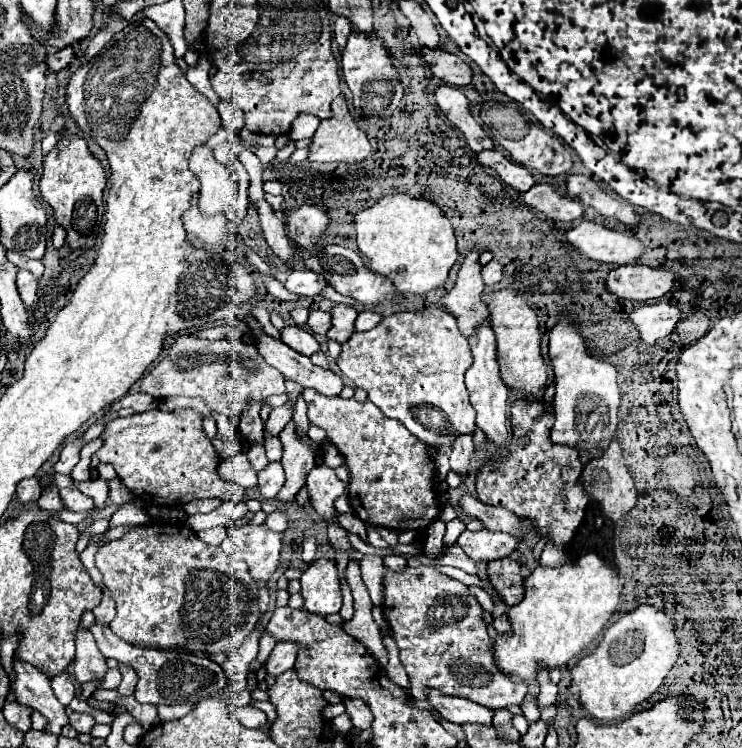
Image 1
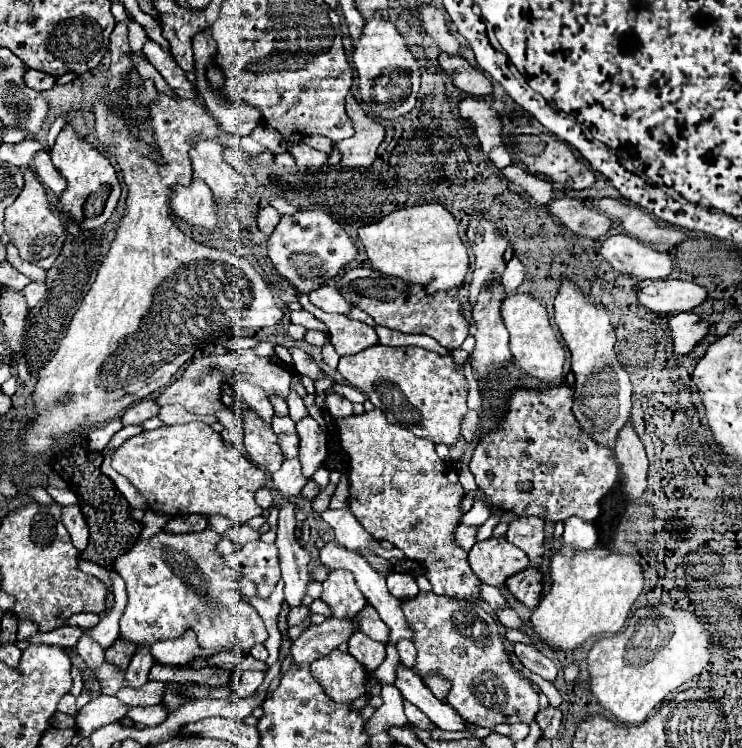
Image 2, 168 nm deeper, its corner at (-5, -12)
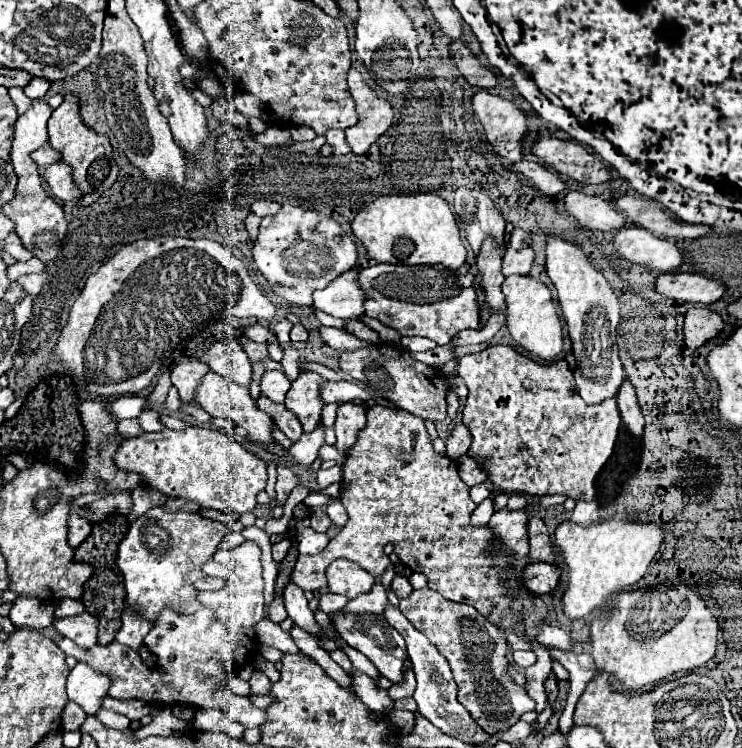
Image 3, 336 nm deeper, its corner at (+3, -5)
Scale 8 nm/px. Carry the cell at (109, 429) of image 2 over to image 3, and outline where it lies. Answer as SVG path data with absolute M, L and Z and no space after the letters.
M122 395L112 403L112 413L116 419L130 419L130 417L138 417L144 409L146 397L140 395Z

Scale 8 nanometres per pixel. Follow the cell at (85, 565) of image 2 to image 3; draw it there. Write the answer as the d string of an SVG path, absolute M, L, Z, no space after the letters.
M90 613L54 619L54 627L60 635L72 639L74 643L78 643L84 649L90 649L92 645L96 645L98 621L94 621L94 617Z

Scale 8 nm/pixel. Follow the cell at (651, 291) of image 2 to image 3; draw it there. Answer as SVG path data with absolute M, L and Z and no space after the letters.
M664 273L656 281L656 291L660 295L672 297L676 301L710 305L722 299L726 285L716 279L708 279L700 273Z

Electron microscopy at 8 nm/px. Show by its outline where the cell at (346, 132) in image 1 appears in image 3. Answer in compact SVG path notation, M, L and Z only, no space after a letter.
M354 67L348 71L348 87L356 101L360 121L346 131L346 141L352 147L352 153L362 155L380 135L388 131L394 119L394 111L390 101L378 97Z

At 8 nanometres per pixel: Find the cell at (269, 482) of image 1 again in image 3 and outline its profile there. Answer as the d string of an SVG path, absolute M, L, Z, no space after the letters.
M320 423L312 433L304 433L300 441L292 445L292 449L288 451L288 457L292 463L304 465L304 467L312 465L322 445L324 445L324 425Z

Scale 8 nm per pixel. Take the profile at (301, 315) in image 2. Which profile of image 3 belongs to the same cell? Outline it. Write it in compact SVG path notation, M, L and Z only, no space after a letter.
M322 327L320 329L322 339L326 341L326 345L330 345L334 351L344 353L344 351L356 351L356 349L368 349L370 343L360 341L358 337L346 333L344 329L332 329L332 327Z

